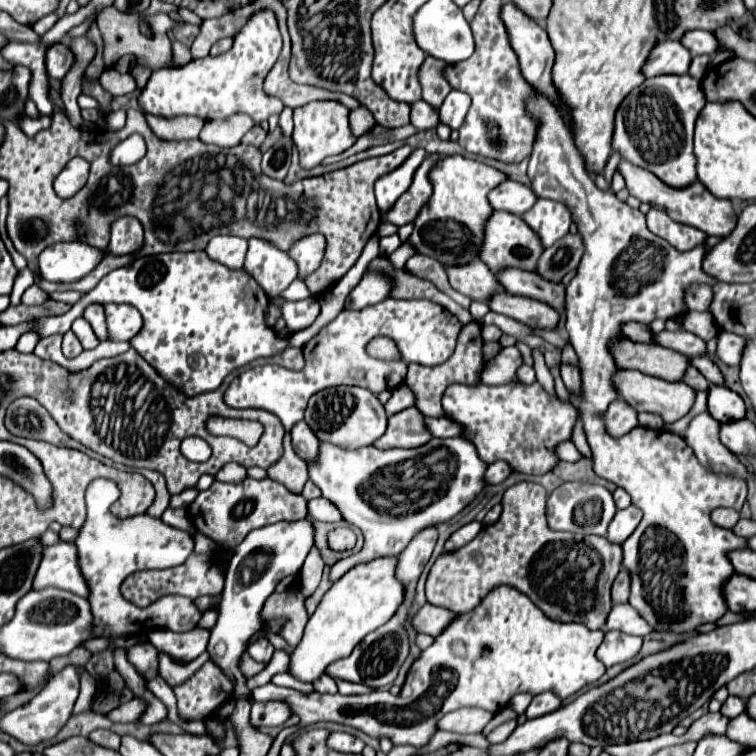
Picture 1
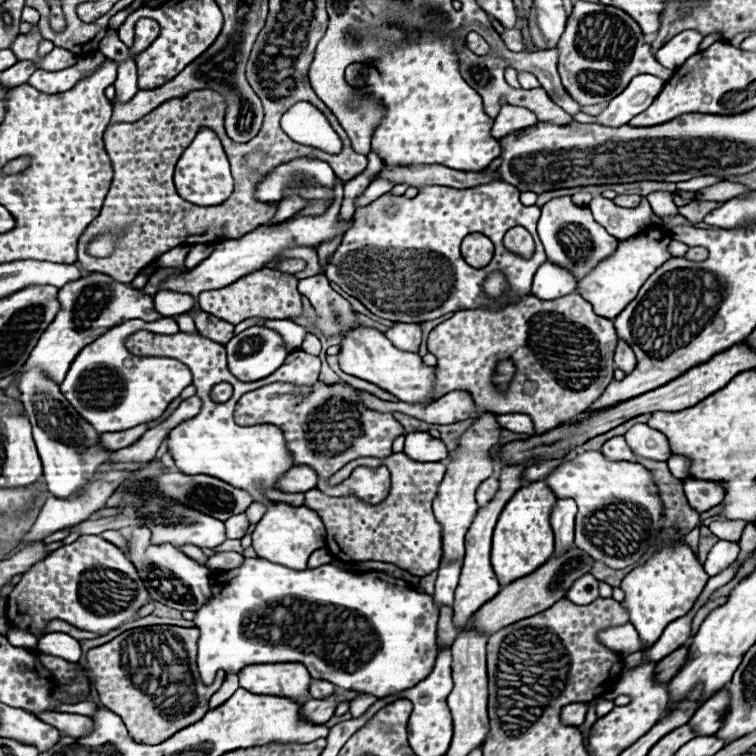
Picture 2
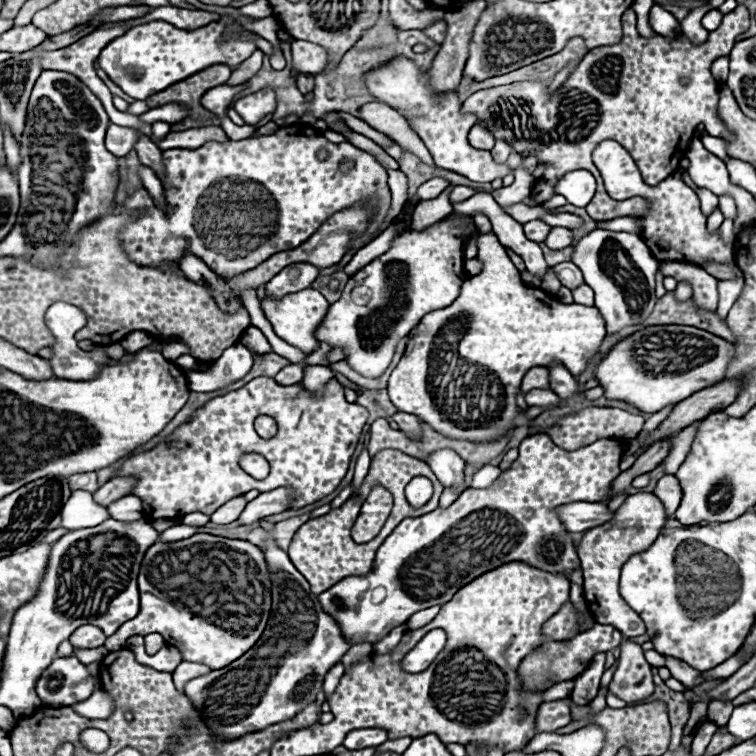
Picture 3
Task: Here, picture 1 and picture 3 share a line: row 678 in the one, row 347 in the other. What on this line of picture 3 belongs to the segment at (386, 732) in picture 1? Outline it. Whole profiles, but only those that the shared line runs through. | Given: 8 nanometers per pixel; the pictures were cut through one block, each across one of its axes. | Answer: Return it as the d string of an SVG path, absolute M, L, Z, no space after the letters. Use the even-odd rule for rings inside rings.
M494 232L478 236L478 258L484 268L478 276L464 280L460 296L454 304L428 312L420 324L410 332L404 356L416 356L416 376L414 372L402 372L400 390L388 390L388 396L398 402L406 402L412 408L398 408L398 412L416 414L426 420L436 432L450 438L490 442L504 436L514 428L514 418L518 416L516 392L520 388L522 376L534 366L550 366L552 362L564 364L574 376L584 372L590 358L598 354L600 342L606 336L606 324L602 314L594 306L582 304L560 304L552 294L540 288L528 288L520 280L520 272L510 262L506 248L498 242ZM432 370L432 392L428 390L428 374Z

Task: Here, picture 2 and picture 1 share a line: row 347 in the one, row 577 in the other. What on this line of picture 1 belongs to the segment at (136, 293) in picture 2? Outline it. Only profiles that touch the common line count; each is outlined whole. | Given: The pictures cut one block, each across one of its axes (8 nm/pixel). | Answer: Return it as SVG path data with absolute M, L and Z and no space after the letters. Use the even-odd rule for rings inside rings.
M58 542L44 548L42 562L34 578L34 590L42 590L48 586L62 588L84 598L90 596L90 586L80 570L78 548L74 544Z

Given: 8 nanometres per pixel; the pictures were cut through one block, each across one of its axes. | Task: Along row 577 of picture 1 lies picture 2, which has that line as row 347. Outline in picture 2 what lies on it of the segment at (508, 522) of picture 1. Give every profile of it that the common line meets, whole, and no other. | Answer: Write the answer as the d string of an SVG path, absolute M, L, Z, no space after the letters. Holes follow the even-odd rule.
M572 292L560 300L538 300L534 296L520 298L502 310L460 310L428 336L428 350L438 358L436 364L436 396L452 390L466 390L472 394L478 410L494 414L528 414L534 422L534 432L542 434L550 428L568 422L580 412L588 410L614 380L614 350L618 338L614 324L608 318L594 314L580 294ZM502 360L512 360L516 366L514 378L506 390L494 386L496 366Z

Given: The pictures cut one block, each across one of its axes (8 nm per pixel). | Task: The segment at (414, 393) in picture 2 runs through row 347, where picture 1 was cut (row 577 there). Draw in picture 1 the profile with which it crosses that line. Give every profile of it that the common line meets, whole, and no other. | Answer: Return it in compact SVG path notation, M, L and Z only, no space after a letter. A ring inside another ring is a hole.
M374 558L348 570L322 596L316 612L310 616L300 644L290 654L288 674L300 682L318 680L326 666L350 656L354 646L372 630L386 624L402 604L402 584L394 578L398 558Z

